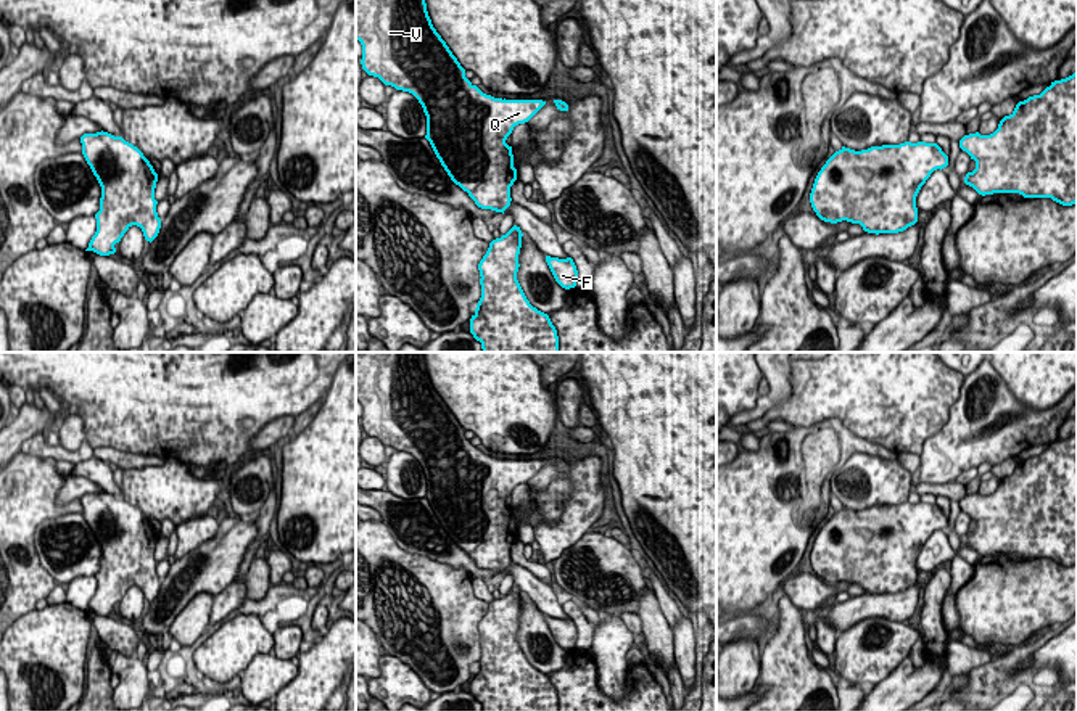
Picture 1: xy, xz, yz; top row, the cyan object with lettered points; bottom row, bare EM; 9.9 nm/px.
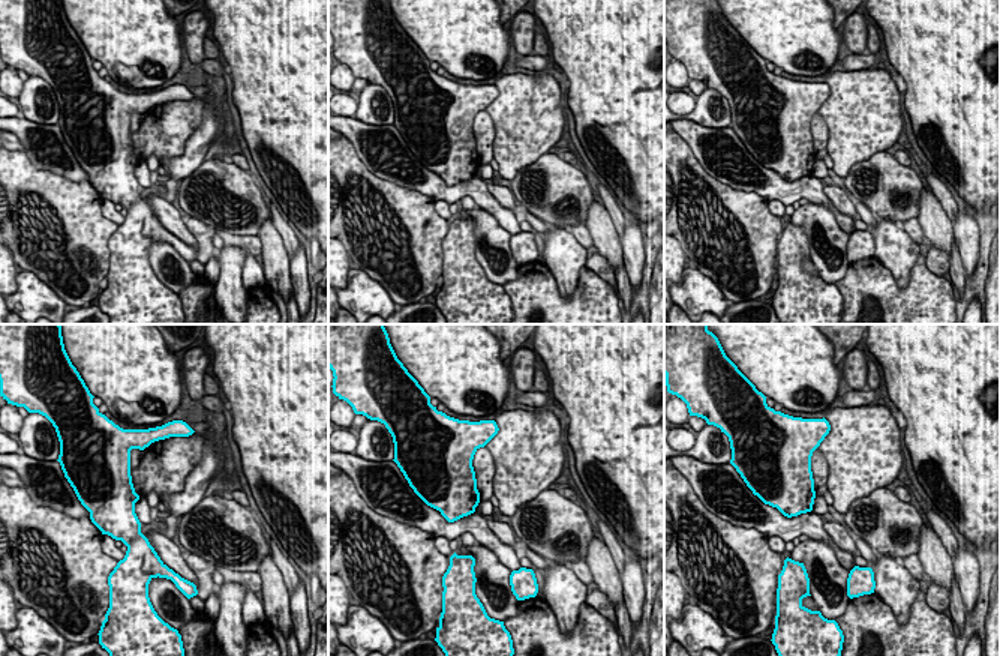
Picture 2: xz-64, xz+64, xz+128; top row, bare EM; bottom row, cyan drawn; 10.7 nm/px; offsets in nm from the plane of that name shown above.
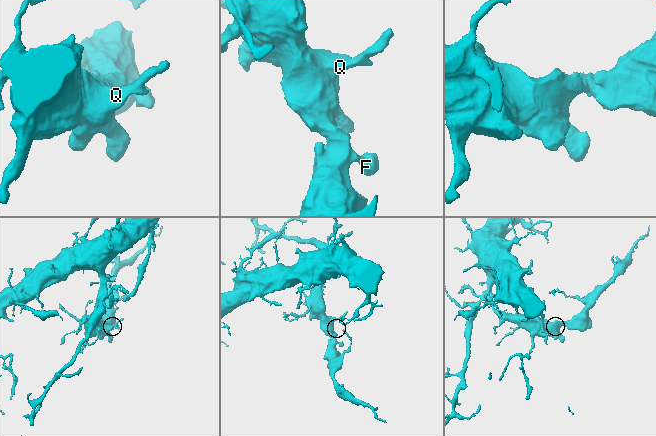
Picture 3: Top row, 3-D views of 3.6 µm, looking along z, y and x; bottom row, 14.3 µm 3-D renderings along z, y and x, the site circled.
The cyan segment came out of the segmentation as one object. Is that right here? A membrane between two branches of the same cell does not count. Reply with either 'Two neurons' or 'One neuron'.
One neuron

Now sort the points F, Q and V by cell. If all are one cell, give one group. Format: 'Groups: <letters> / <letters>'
Groups: F Q V

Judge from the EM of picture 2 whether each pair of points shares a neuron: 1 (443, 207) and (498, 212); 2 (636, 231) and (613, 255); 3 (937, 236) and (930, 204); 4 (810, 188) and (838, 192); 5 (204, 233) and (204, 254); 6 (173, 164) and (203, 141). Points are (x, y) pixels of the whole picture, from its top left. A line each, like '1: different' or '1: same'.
1: different
2: different
3: same
4: different
5: same
6: same

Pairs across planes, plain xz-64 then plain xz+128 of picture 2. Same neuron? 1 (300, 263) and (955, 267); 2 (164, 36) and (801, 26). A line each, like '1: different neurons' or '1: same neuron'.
1: different neurons
2: same neuron

